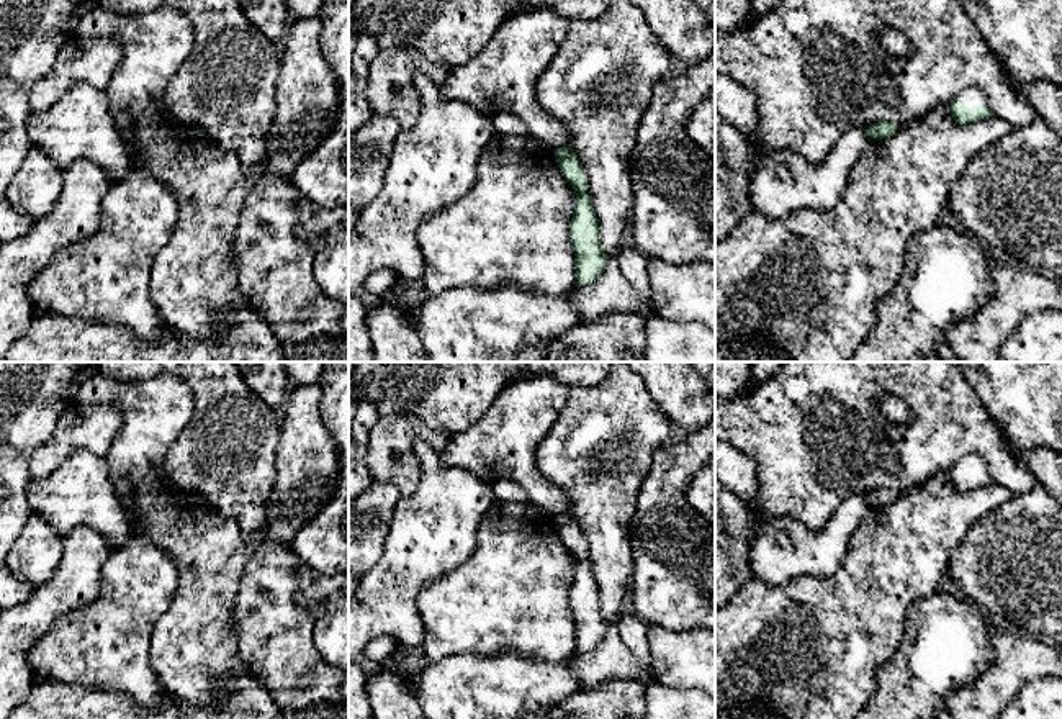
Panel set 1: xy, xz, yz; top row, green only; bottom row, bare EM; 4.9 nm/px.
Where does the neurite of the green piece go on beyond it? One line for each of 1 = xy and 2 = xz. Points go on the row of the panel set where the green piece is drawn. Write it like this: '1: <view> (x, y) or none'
1: none
2: none

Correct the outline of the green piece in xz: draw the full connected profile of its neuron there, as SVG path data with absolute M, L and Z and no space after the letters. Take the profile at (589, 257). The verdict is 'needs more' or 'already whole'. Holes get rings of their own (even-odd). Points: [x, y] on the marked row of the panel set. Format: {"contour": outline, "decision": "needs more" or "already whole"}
{"contour": "M569 146L555 147L553 152L561 175L576 195L569 223L576 285L589 285L604 272L609 259L599 239L599 219L589 200L587 175Z", "decision": "already whole"}

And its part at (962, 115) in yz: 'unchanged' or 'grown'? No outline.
grown

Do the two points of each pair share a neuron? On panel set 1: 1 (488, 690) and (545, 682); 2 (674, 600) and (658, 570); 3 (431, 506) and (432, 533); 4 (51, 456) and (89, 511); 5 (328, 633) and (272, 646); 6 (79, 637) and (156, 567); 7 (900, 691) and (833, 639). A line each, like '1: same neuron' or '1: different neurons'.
1: same neuron
2: same neuron
3: same neuron
4: different neurons
5: different neurons
6: same neuron
7: different neurons

